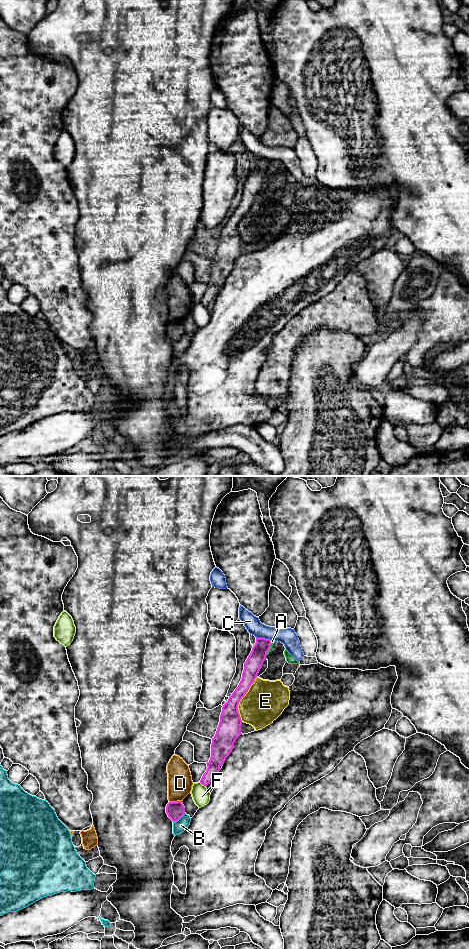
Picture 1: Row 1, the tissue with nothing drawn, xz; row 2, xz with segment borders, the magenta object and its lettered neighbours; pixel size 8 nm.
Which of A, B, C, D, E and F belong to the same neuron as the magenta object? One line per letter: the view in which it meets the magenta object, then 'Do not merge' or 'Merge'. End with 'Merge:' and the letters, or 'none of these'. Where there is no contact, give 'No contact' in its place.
A: Touches magenta in xz. Do not merge
B: Touches magenta in xz. Do not merge
C: Touches magenta in xz. Do not merge
D: Touches magenta in xz. Do not merge
E: Touches magenta in xz. Do not merge
F: Touches magenta in xz. Do not merge
Merge: none of these

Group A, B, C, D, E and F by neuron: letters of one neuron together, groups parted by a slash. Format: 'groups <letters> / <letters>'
groups A / B / C / D / E / F

